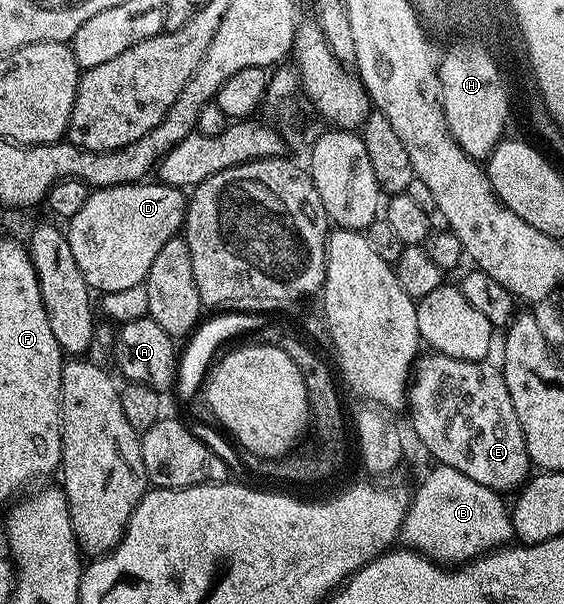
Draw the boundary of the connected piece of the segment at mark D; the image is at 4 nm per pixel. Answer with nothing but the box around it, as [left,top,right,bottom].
[65,182,187,294]

